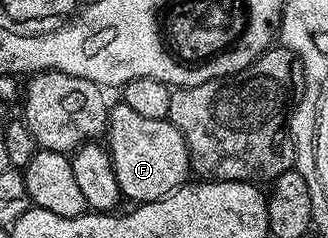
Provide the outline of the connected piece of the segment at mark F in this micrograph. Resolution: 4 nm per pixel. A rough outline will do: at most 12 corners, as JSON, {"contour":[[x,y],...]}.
{"contour":[[111,107],[104,140],[122,195],[169,196],[191,175],[169,119]]}

